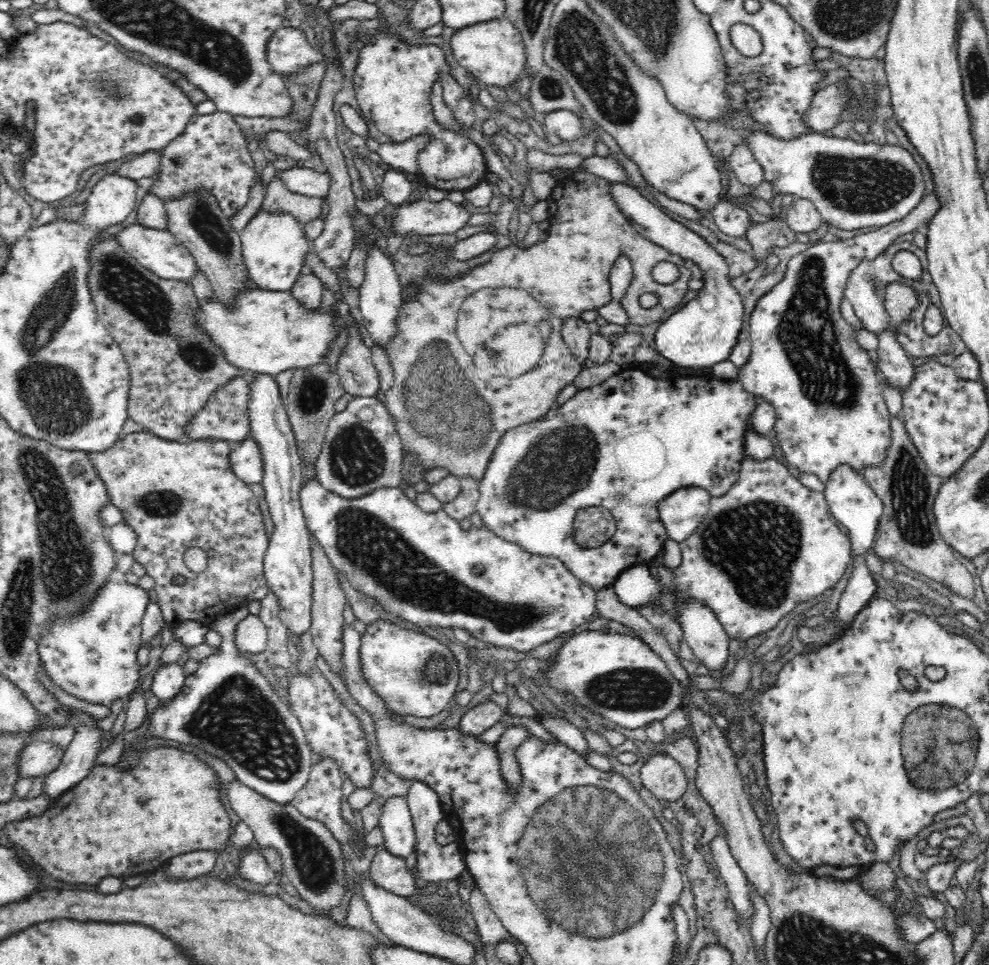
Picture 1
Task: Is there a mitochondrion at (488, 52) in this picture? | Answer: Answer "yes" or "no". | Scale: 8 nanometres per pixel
no

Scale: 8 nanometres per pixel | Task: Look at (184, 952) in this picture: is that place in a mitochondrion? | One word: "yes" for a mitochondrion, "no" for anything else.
no

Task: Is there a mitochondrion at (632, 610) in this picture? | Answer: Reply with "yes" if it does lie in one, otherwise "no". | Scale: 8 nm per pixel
no

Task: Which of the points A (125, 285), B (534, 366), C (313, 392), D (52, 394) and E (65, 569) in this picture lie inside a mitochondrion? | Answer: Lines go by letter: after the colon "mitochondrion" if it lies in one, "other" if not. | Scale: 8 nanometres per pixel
A: mitochondrion
B: other
C: mitochondrion
D: mitochondrion
E: mitochondrion

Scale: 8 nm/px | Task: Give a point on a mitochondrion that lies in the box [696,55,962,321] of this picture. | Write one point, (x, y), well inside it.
(858, 184)

